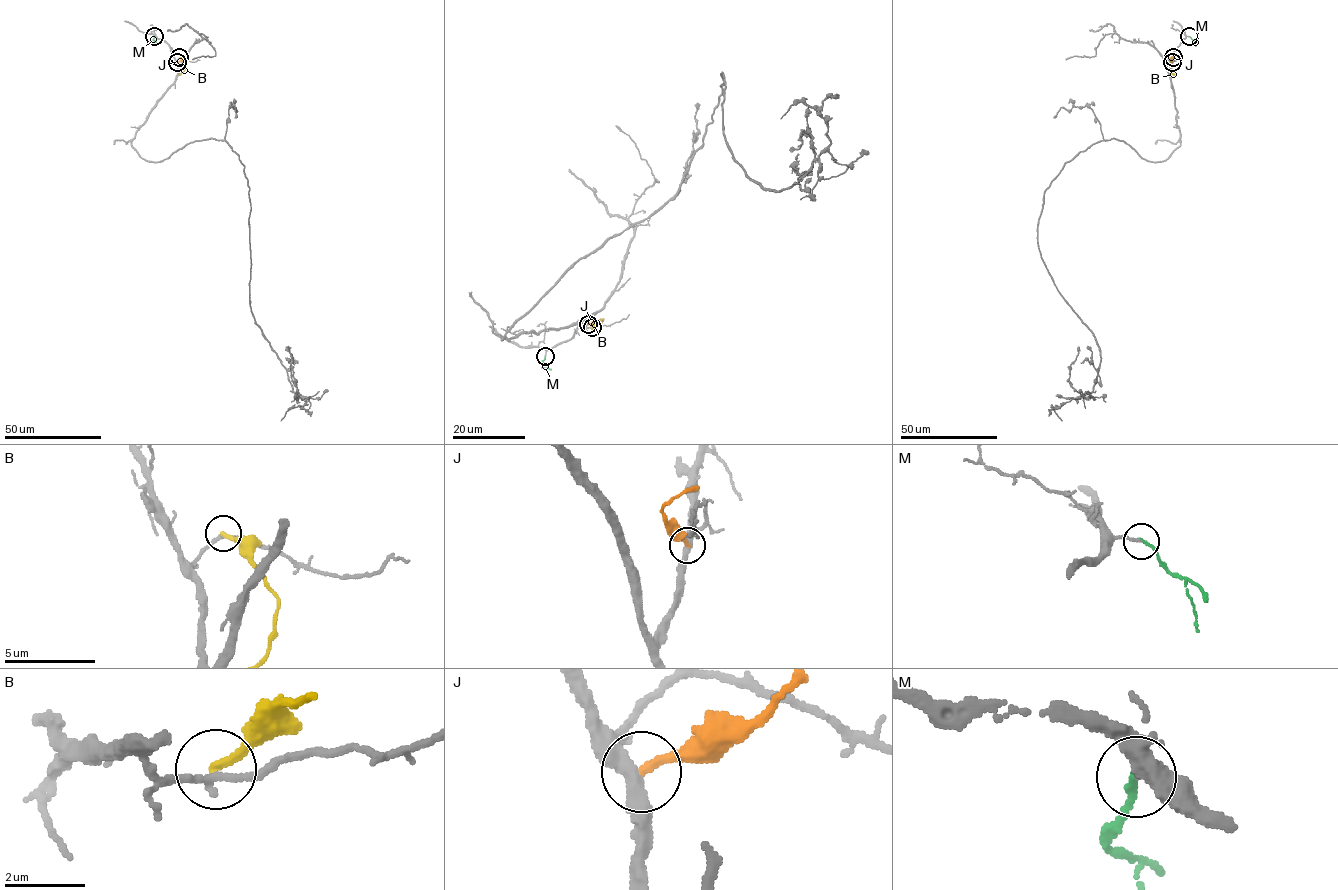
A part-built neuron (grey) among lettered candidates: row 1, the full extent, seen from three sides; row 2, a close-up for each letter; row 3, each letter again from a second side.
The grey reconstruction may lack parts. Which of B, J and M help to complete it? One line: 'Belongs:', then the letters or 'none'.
Belongs: none

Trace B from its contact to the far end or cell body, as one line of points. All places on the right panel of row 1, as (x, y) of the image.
B: (1173, 57), (1169, 70), (1174, 74)

